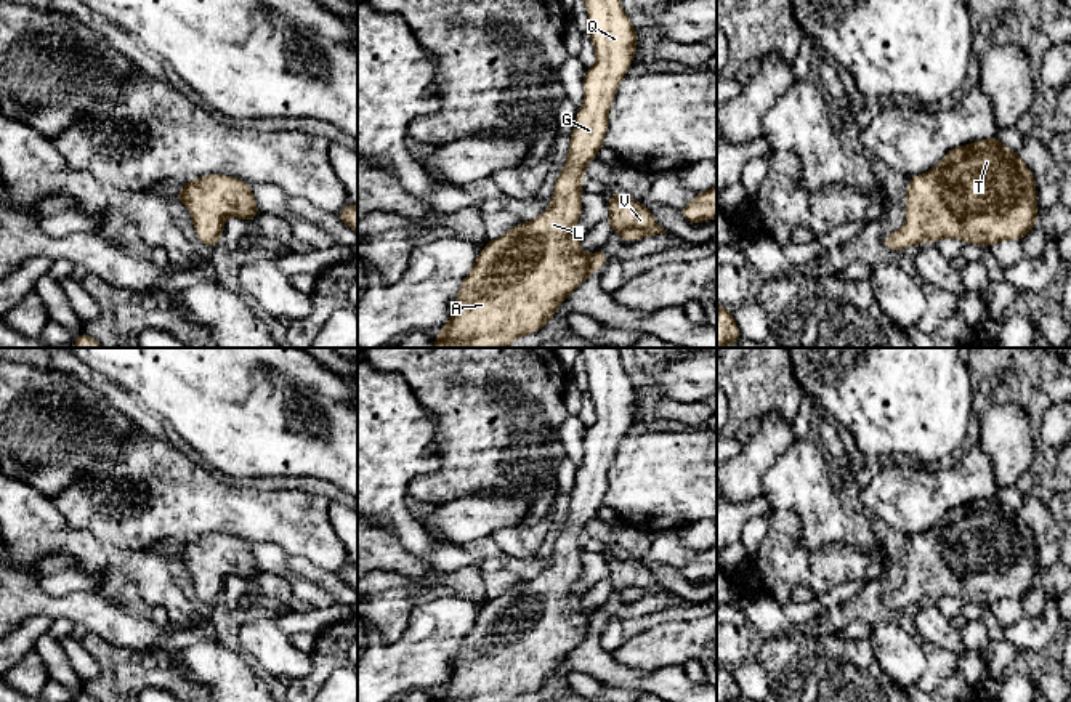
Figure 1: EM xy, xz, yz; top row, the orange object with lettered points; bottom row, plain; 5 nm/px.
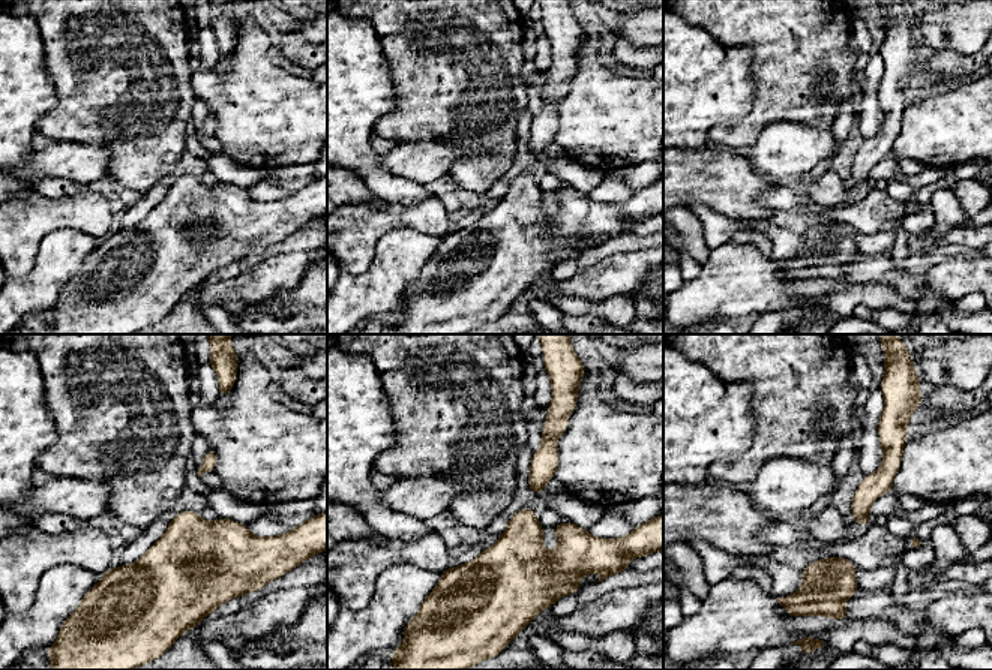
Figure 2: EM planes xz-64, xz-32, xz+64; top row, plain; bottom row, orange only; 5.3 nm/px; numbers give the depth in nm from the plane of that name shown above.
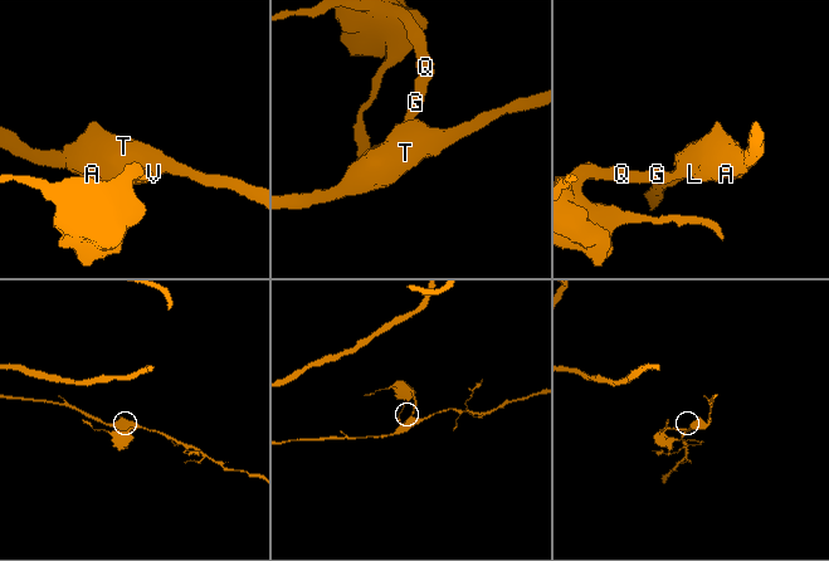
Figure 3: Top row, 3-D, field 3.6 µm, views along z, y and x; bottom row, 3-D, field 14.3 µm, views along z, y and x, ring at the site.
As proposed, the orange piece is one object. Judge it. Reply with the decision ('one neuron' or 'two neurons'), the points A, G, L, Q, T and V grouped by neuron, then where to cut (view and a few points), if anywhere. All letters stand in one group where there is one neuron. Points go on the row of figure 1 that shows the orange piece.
one neuron | A G L Q T V | no cut

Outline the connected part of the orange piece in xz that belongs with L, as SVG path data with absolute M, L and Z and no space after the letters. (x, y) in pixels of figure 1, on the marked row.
M620 0L584 2L588 14L587 34L595 46L596 63L584 75L584 104L576 114L568 162L555 180L550 207L536 220L489 240L478 253L470 274L460 282L451 319L438 330L443 335L434 335L434 348L507 348L513 340L540 330L560 305L609 258L603 248L585 255L580 250L584 236L574 236L572 229L582 215L584 173L604 146L609 109L633 61L638 32Z

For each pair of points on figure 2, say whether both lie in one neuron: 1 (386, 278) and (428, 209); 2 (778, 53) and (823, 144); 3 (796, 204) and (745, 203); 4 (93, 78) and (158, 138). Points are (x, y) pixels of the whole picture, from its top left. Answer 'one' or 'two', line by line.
1: two
2: two
3: two
4: one

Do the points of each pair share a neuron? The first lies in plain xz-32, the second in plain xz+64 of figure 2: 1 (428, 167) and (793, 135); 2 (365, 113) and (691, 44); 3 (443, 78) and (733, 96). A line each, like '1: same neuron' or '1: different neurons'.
1: same neuron
2: same neuron
3: different neurons

